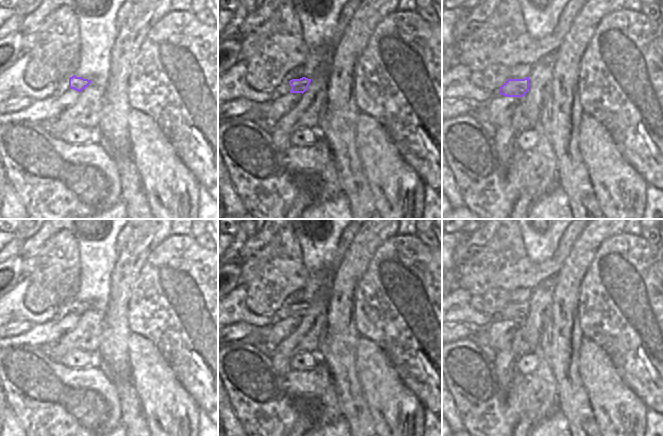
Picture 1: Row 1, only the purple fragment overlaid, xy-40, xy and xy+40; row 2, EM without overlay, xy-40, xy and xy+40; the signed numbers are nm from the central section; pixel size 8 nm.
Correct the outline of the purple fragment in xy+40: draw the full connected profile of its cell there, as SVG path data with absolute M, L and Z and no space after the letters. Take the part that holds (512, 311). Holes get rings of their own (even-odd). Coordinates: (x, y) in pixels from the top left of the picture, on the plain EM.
M529 301L508 303L499 312L499 319L506 321L523 321L529 314Z

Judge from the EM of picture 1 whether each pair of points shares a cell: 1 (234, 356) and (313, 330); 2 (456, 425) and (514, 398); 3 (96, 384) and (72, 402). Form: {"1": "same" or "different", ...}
{"1": "different", "2": "different", "3": "same"}

